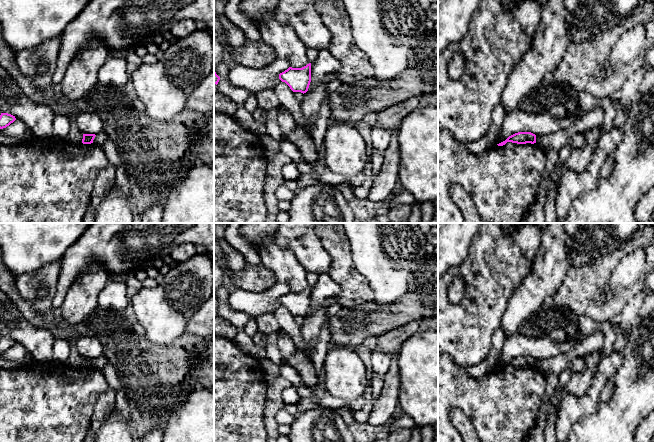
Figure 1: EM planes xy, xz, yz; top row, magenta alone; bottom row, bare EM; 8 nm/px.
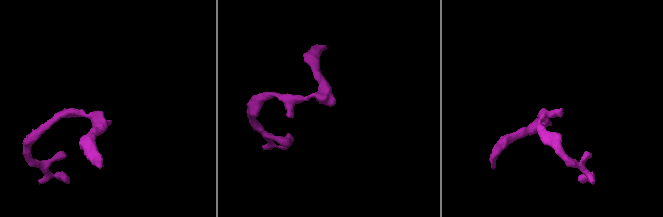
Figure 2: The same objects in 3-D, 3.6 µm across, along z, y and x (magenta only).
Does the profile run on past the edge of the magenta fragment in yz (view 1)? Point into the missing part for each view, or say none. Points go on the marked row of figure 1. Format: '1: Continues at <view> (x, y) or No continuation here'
1: No continuation here

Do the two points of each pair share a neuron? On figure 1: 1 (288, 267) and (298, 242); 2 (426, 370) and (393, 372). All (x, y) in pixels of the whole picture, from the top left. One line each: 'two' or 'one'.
1: two
2: two

